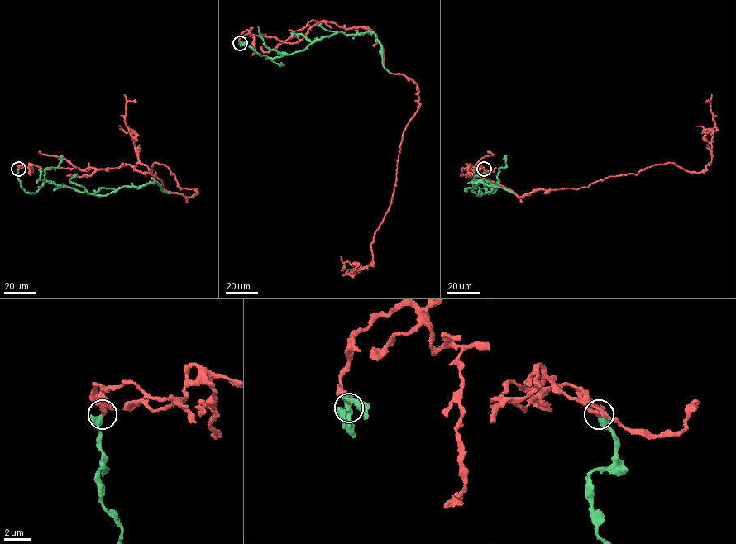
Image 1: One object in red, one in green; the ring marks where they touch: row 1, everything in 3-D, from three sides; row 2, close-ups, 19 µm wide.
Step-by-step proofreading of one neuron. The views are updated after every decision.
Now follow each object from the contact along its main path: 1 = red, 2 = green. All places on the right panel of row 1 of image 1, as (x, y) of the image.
1: (484, 169), (462, 169), (469, 164), (468, 173), (522, 197), (666, 163), (702, 172), (715, 126), (704, 102)
2: (484, 169), (487, 193), (493, 193), (499, 182), (490, 193), (478, 195), (473, 183), (482, 182), (513, 193)

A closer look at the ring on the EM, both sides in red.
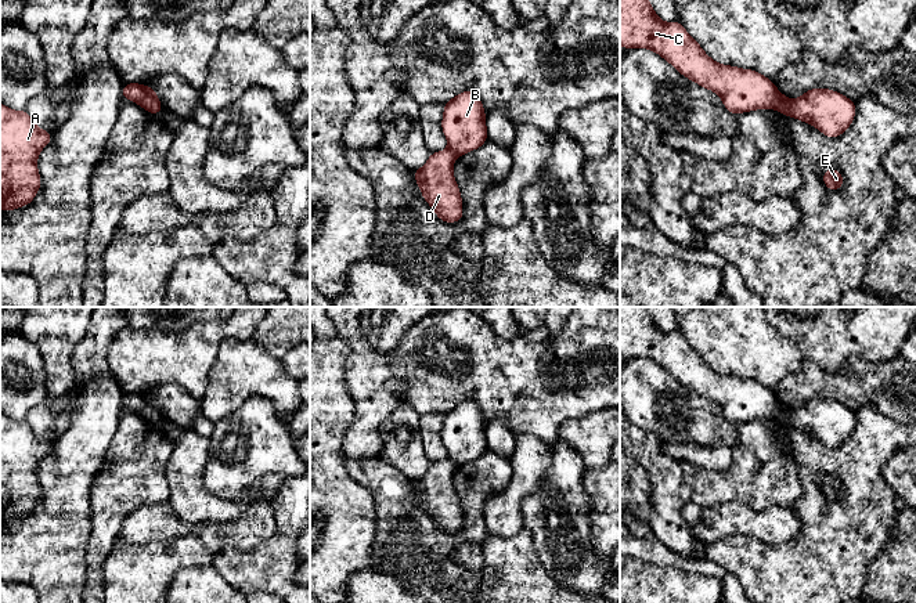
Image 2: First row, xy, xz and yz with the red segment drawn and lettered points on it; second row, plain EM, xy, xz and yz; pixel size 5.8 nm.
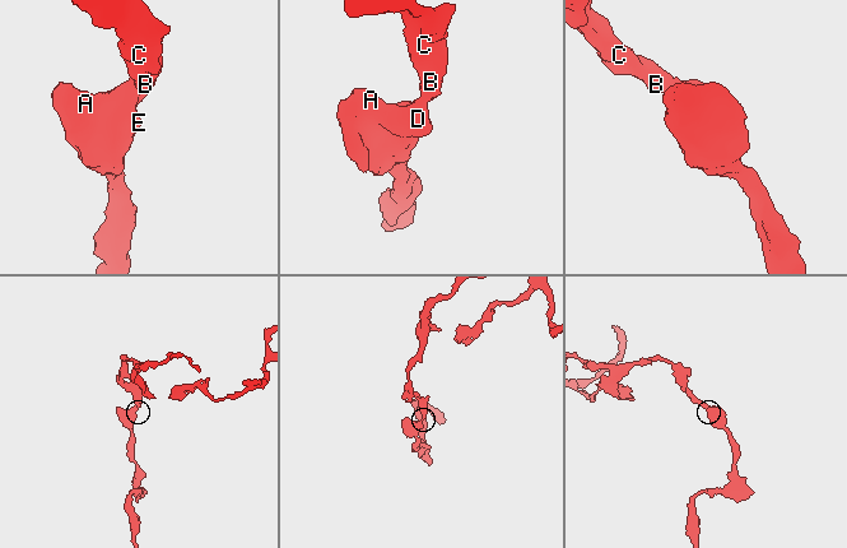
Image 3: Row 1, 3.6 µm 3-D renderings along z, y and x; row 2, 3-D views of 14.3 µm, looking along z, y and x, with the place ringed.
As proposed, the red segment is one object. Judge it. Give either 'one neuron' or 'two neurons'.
two neurons

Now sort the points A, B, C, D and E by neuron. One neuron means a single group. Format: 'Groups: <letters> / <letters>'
Groups: A D E / B C

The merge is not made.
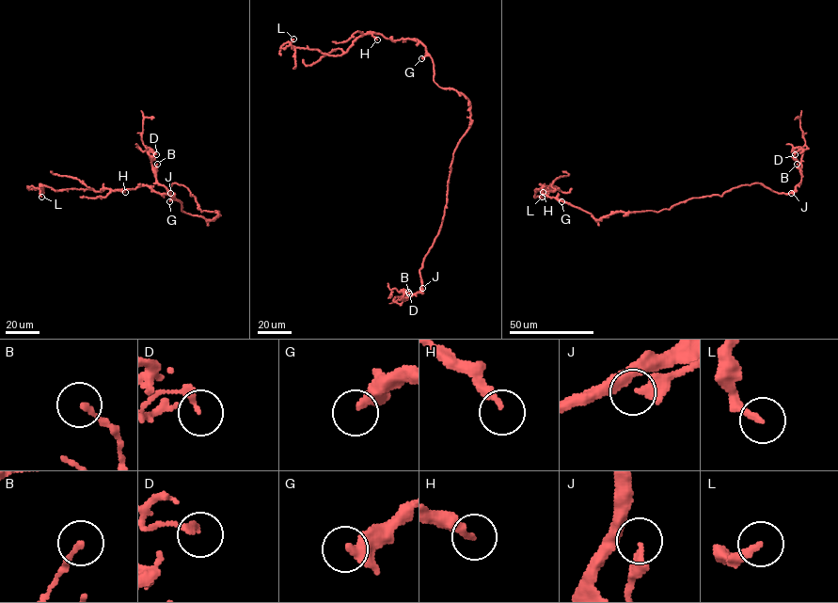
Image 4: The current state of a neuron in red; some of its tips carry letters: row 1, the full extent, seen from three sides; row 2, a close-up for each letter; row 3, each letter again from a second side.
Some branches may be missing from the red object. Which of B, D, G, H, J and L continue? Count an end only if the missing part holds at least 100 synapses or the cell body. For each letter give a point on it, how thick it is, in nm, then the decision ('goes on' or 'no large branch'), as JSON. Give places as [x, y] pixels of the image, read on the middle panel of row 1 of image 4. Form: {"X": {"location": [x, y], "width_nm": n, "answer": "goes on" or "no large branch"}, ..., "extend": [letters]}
{"B": {"location": [409, 293], "width_nm": 160, "answer": "no large branch"}, "D": {"location": [408, 292], "width_nm": 180, "answer": "no large branch"}, "G": {"location": [421, 58], "width_nm": 300, "answer": "no large branch"}, "H": {"location": [377, 39], "width_nm": 240, "answer": "no large branch"}, "J": {"location": [422, 288], "width_nm": 320, "answer": "no large branch"}, "L": {"location": [293, 39], "width_nm": 240, "answer": "no large branch"}, "extend": []}

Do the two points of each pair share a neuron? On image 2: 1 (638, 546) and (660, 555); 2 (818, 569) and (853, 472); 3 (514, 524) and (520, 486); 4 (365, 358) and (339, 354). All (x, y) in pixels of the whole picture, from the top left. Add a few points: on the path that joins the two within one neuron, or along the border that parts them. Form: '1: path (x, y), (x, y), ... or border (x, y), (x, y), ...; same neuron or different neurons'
1: path (644, 548), (655, 552); same neuron
2: path (835, 545), (853, 527), (853, 495); same neuron
3: path (512, 515), (512, 495); same neuron
4: border (338, 334), (350, 347), (345, 372), (349, 389); different neurons

